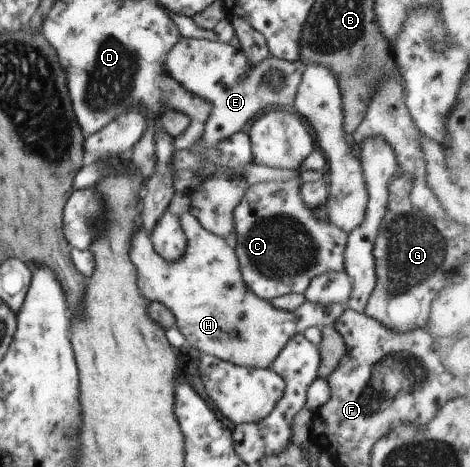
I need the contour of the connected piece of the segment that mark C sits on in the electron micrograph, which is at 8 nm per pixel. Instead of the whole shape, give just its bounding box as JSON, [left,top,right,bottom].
[232,180,347,300]

